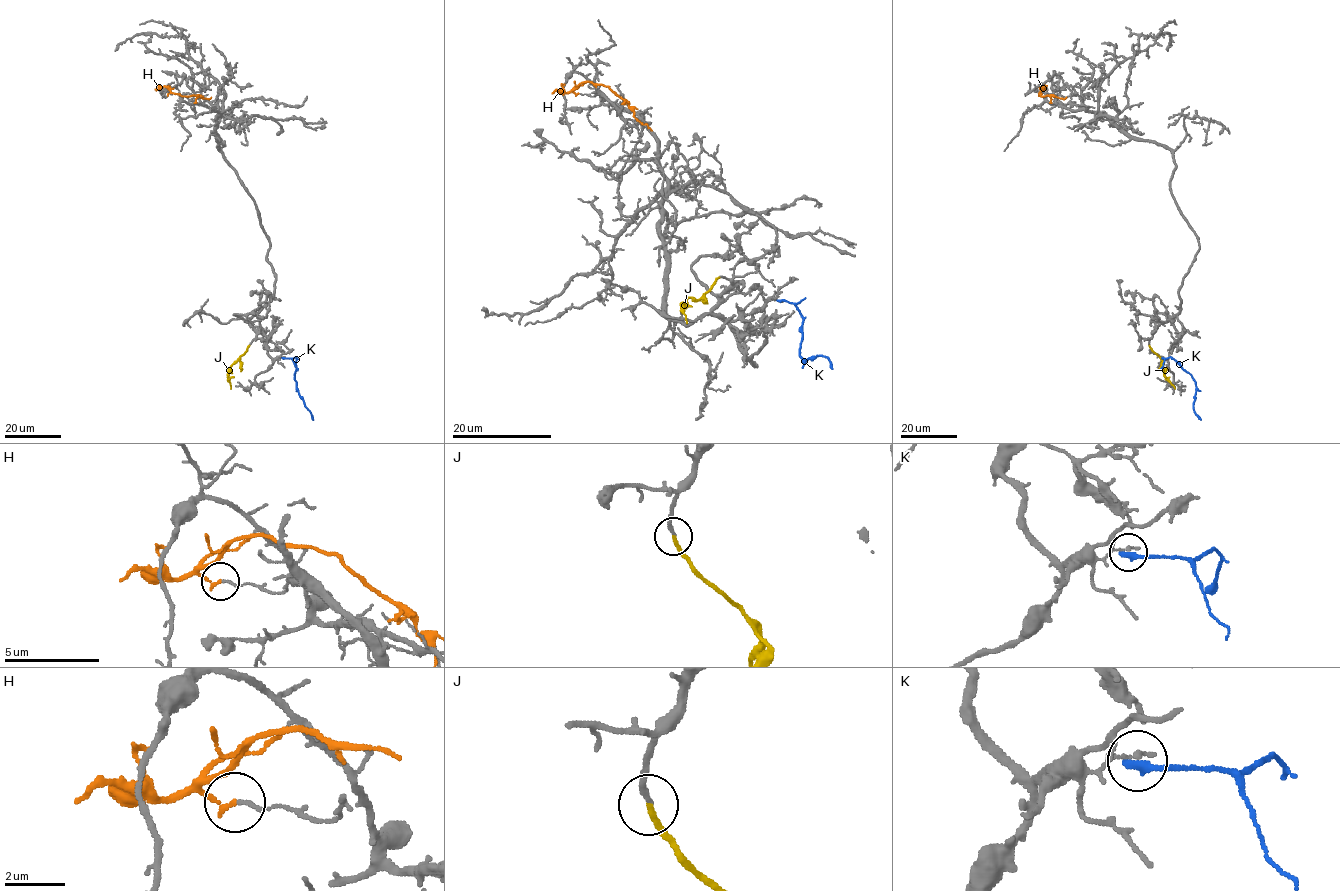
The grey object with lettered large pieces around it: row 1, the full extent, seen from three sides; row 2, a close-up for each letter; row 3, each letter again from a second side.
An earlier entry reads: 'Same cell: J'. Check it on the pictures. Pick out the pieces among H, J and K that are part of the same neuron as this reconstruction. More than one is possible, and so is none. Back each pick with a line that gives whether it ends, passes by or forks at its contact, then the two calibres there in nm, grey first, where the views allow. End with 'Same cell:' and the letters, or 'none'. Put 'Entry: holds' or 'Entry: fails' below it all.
J: It ends there. Thickness 190 nm (grey) against 200 nm
Same cell: J
Entry: holds

